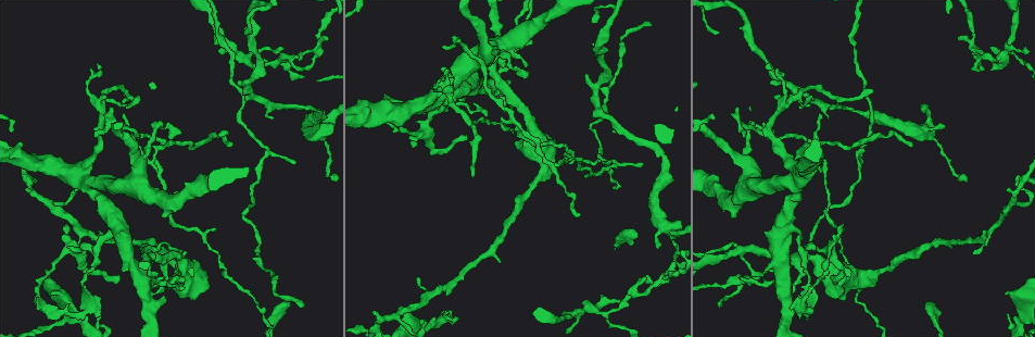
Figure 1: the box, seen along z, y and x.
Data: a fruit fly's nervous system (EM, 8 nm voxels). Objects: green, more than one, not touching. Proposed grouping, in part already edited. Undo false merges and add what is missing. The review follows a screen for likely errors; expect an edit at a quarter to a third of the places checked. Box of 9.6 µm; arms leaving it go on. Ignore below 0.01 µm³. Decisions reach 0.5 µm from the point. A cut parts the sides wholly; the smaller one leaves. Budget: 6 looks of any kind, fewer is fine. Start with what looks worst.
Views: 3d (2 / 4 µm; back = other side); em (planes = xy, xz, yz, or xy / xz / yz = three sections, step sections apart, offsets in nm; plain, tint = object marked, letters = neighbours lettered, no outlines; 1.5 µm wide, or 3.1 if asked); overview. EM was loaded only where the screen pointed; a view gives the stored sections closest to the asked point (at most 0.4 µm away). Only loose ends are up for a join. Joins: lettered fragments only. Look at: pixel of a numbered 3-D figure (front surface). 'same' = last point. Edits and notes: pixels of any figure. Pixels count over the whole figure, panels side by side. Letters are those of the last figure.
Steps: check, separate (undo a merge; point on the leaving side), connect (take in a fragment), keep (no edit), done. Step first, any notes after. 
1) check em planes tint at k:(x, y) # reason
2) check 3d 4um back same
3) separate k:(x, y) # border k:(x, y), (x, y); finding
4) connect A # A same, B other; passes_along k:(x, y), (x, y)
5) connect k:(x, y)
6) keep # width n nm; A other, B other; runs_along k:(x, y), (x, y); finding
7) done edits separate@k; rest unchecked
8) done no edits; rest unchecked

check 3d 4um at 1:(795, 263) # side arm on a straight run

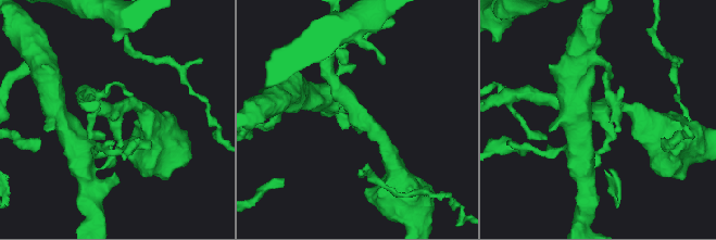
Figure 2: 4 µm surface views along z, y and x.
check em xy step 8 tint at 2:(116, 113) # arms 3; shape alone is not enough

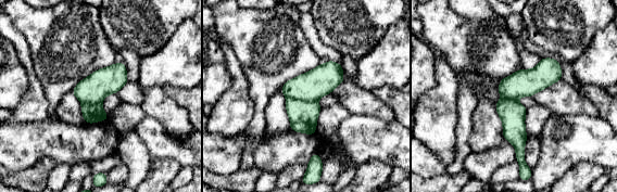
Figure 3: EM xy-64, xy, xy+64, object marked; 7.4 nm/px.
check em xy step 8 letters same

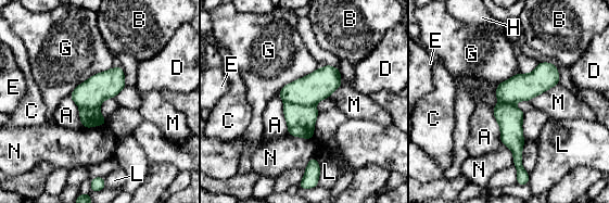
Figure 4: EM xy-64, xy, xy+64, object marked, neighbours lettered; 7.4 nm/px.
separate 4:(322, 83) # longest_contact G 400 nm; A other, B other, C other, D other, E other, G other, H other, L other, M other, N other; border 4:(284, 101), (314, 105); two cells meet here

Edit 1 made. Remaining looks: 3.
check overview # redraw

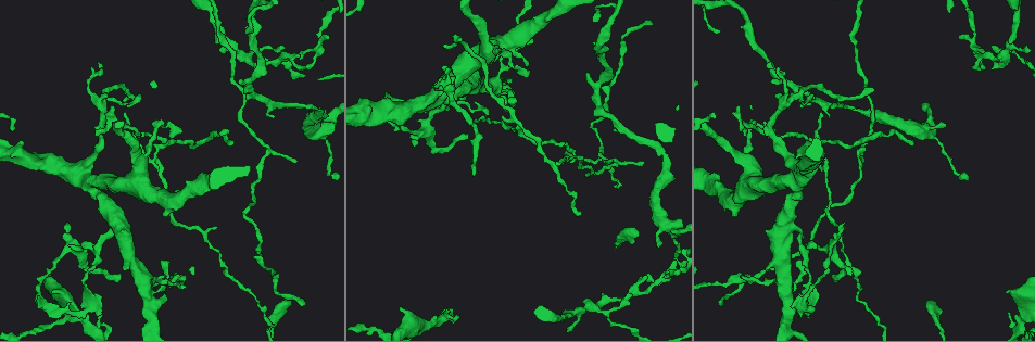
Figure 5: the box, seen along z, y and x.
check em planes plain at 5:(721, 305) # thin end

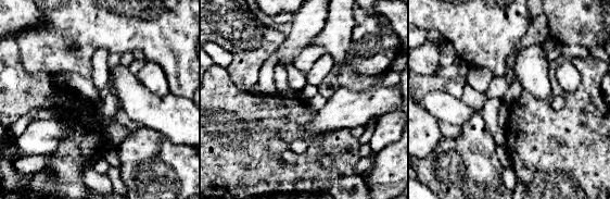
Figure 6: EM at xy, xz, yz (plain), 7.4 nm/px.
check em planes letters same # what lies round it

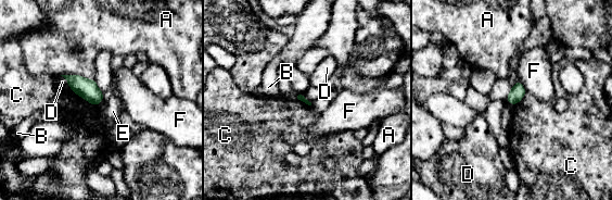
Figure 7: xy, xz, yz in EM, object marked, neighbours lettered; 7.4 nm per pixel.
keep # A other, B other, C other, D other, E other, F other; border 7:(69, 87), (94, 105); none of them fits

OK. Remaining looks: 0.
done edits separate@4; rest unchecked

